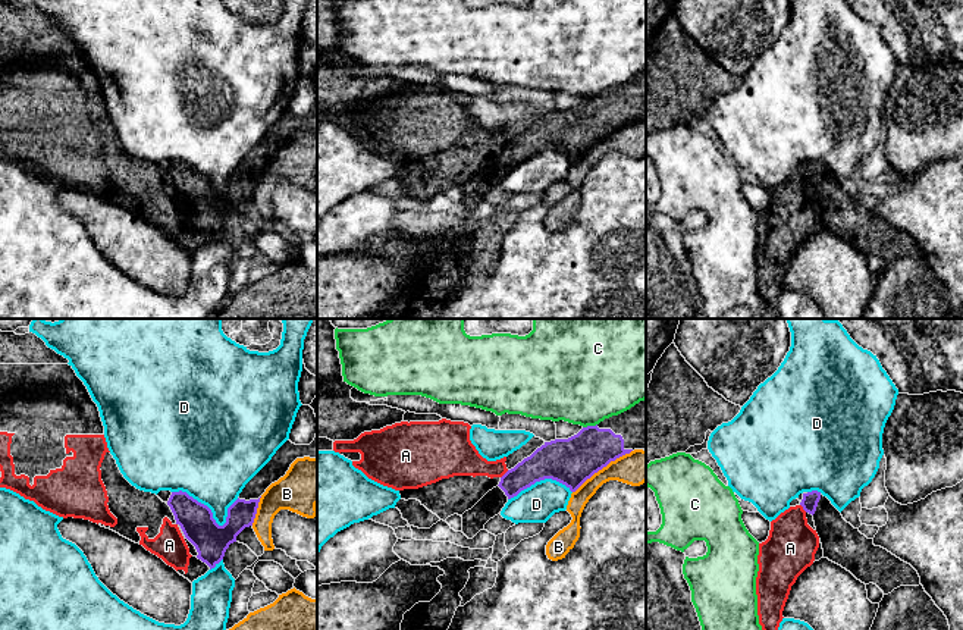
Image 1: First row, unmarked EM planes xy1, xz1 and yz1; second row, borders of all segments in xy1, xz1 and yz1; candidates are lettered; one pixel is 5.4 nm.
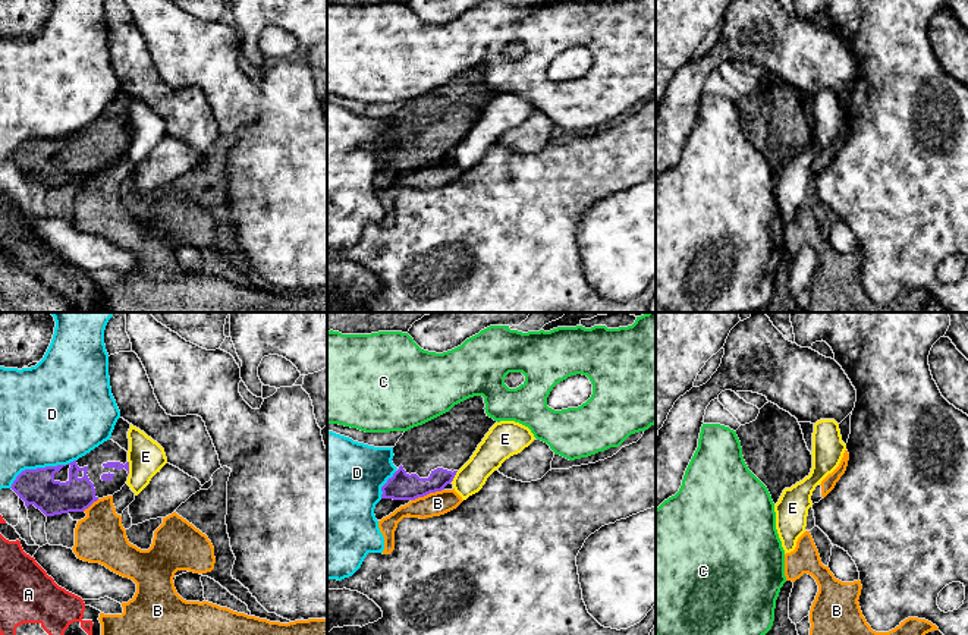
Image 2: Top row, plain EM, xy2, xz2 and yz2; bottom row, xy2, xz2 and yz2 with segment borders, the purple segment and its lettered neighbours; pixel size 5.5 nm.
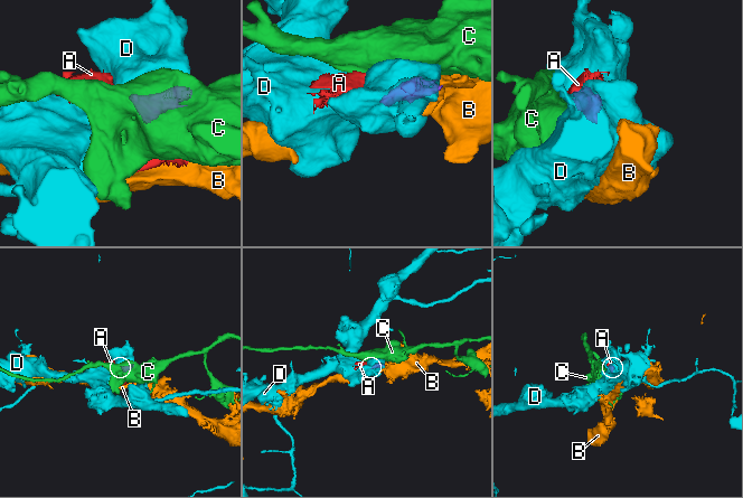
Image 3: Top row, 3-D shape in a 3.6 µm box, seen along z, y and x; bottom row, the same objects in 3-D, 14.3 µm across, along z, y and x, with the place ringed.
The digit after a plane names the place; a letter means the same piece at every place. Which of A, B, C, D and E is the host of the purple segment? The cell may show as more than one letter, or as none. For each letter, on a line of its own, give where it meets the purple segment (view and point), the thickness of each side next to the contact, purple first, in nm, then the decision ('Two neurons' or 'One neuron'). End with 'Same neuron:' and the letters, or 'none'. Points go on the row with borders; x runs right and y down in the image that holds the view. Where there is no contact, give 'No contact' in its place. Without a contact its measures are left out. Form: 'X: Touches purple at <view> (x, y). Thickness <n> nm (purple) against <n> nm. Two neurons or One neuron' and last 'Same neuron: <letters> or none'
A: Touches purple at xz1 (504, 475). Thickness 180 nm (purple) against 190 nm. Two neurons
B: Touches purple at xz1 (602, 467). Thickness 260 nm (purple) against 180 nm. Two neurons
C: Touches purple at xz1 (589, 426). Thickness 260 nm (purple) against 480 nm. Two neurons
D: Touches purple at xy1 (212, 513). Thickness 190 nm (purple) against 400 nm. Two neurons
E: Touches purple at xy2 (128, 467). Thickness 50 nm (purple) against 200 nm. Two neurons
Same neuron: none

